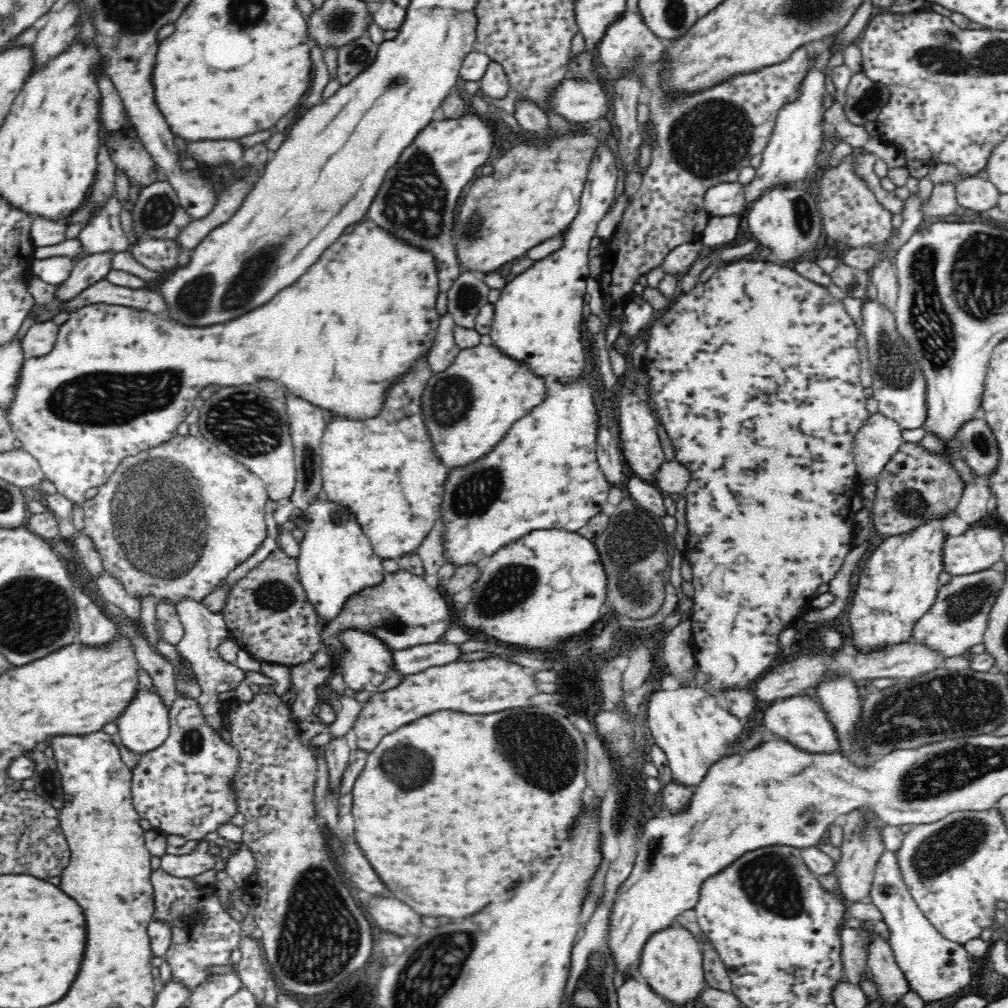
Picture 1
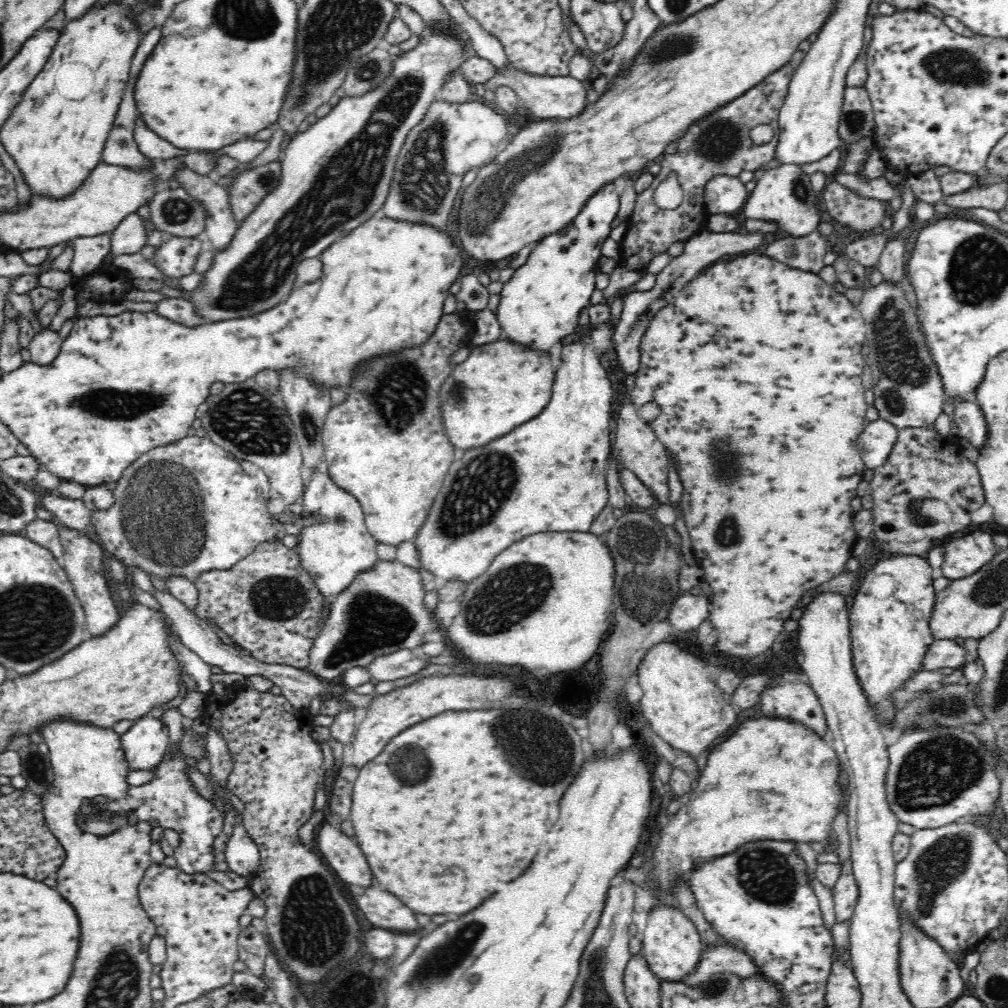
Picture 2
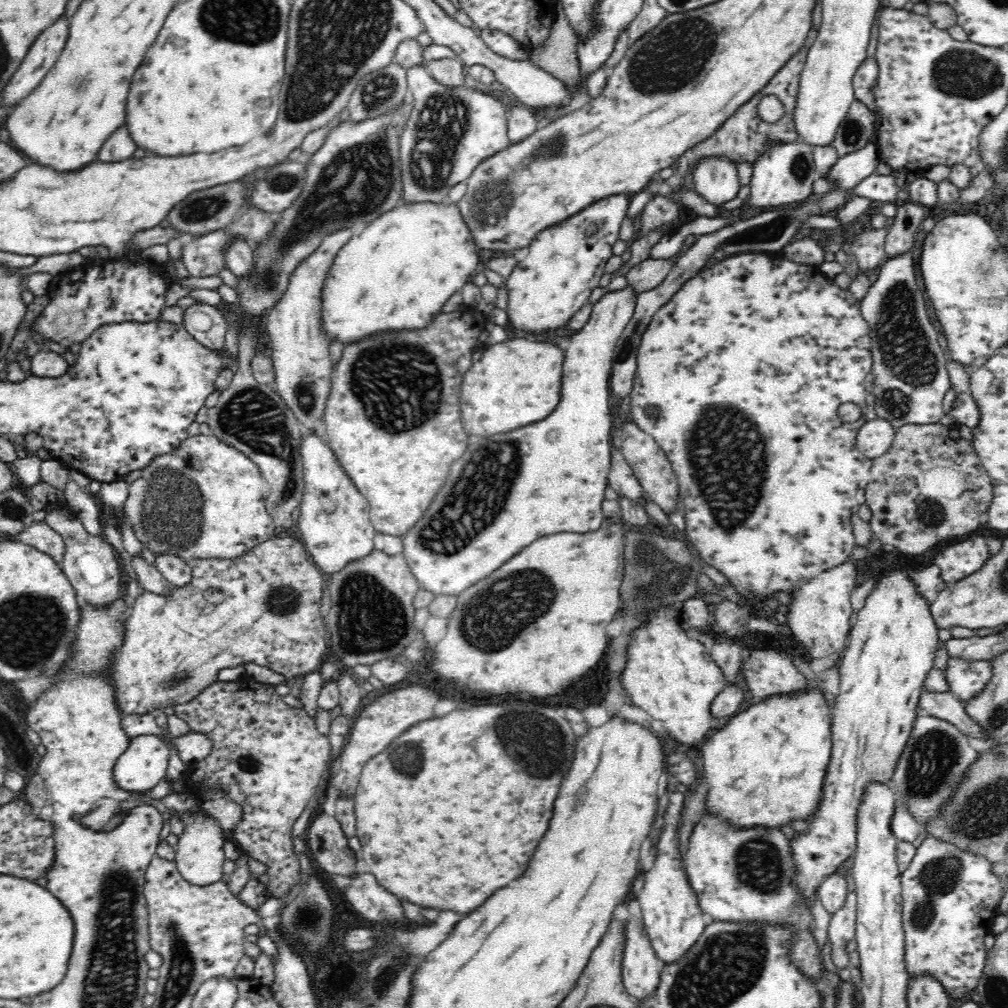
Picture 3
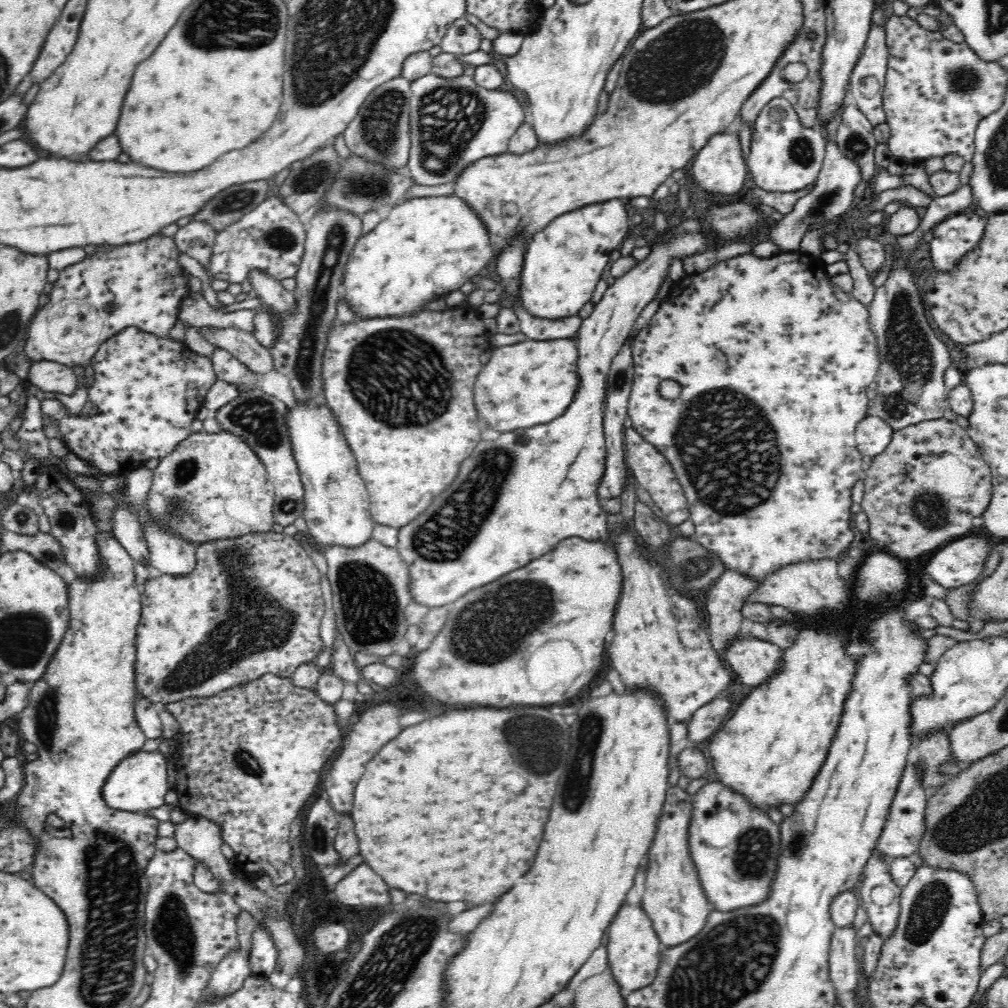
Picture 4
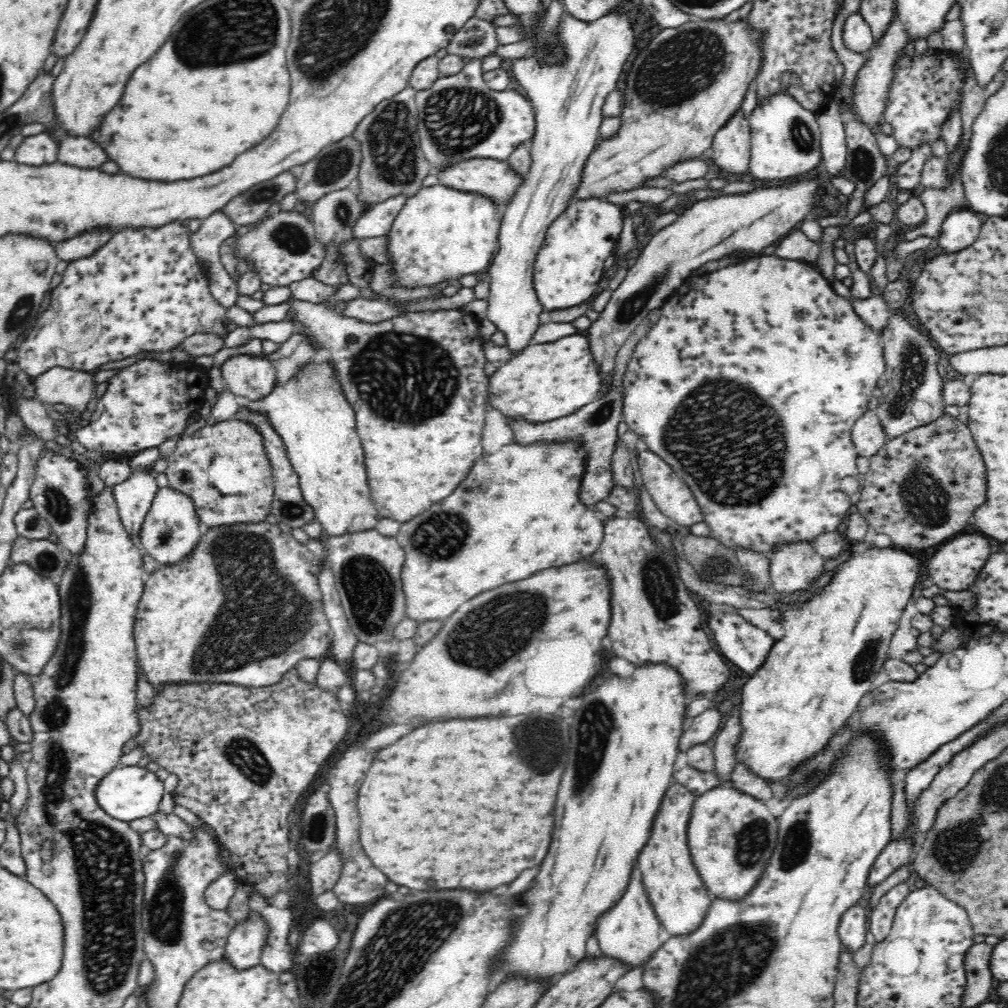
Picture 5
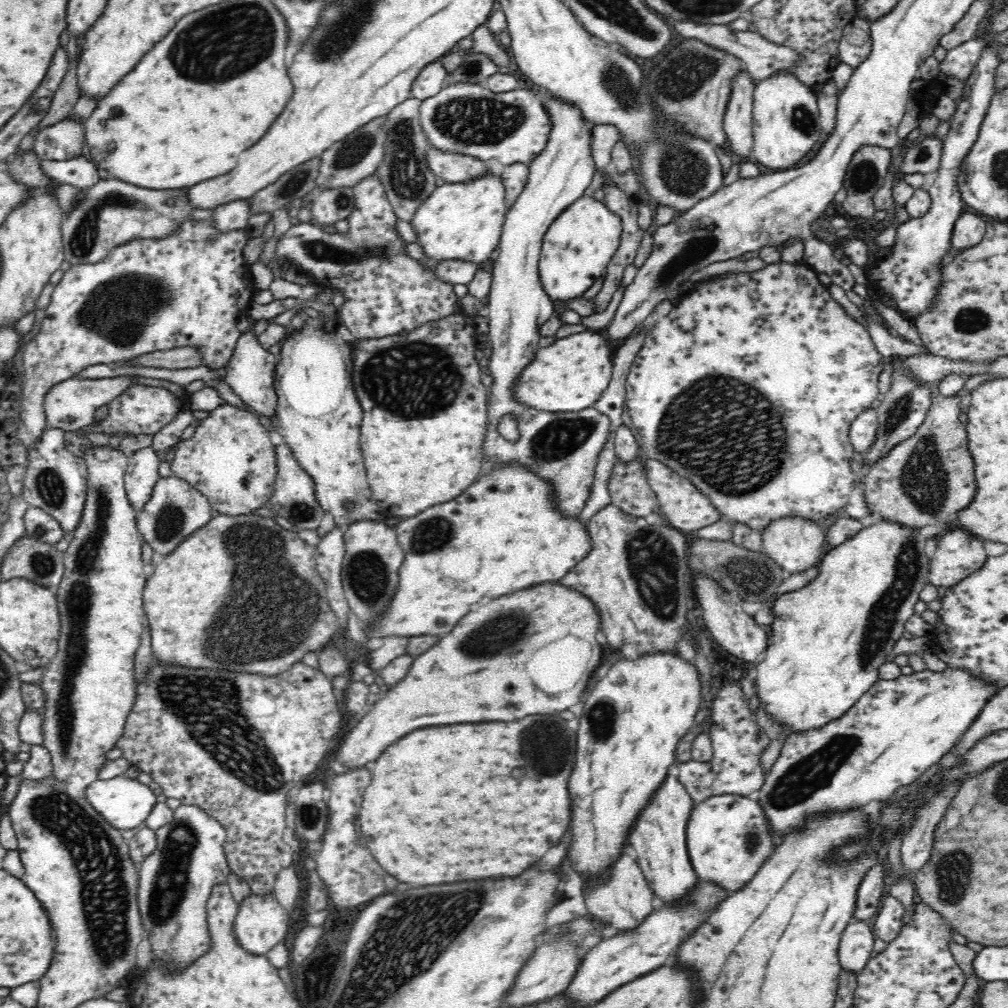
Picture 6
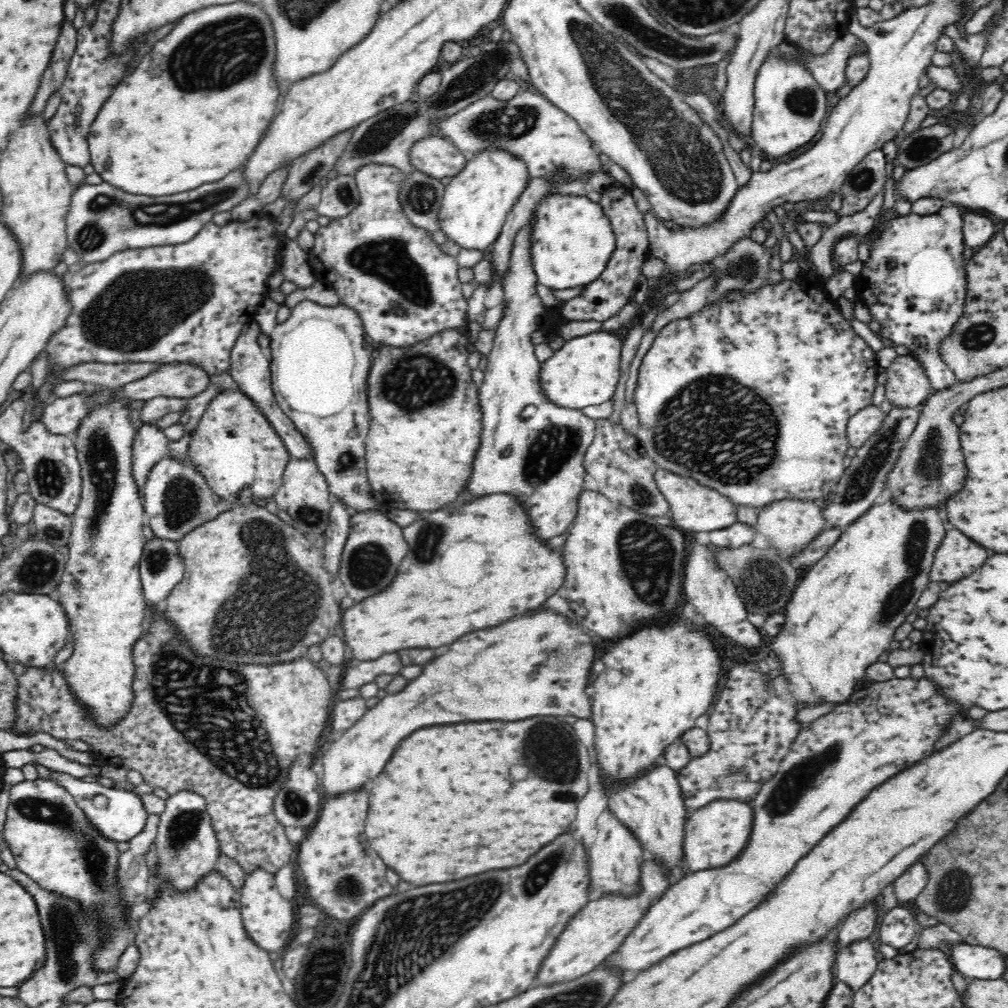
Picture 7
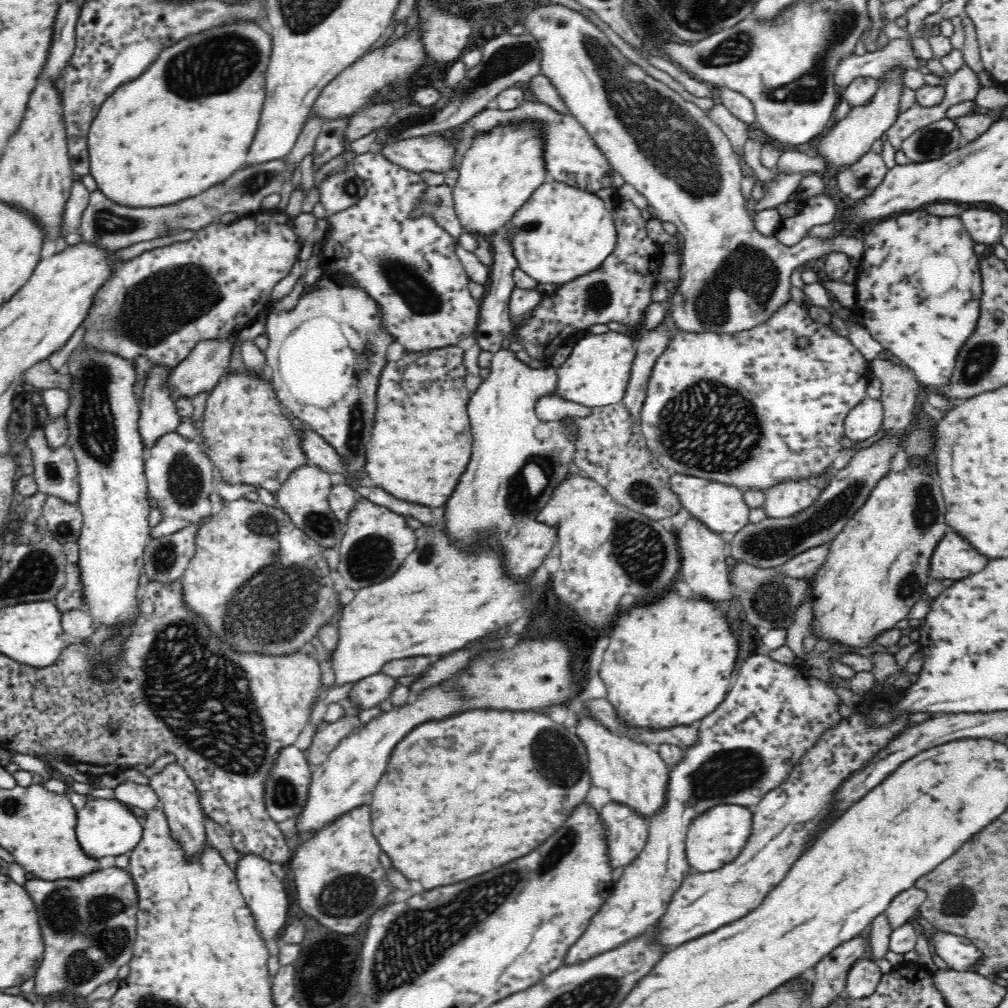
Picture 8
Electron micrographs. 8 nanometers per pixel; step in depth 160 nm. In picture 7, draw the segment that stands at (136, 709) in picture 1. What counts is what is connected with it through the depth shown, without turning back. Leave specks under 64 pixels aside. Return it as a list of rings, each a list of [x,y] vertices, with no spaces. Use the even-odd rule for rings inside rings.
[[[51,771],[53,784],[64,786],[66,792],[70,793],[77,802],[78,807],[84,811],[84,815],[90,820],[90,825],[100,831],[100,835],[106,836],[106,839],[118,842],[130,842],[137,837],[146,824],[148,812],[142,805],[142,799],[132,792],[124,790],[114,790],[114,788],[104,788],[104,786],[93,782],[80,782],[70,773]]]

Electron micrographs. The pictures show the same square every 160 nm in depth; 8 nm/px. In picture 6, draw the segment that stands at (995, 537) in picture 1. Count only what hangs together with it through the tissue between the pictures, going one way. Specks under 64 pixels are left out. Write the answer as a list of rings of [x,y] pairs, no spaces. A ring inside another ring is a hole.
[[[962,530],[948,532],[938,539],[929,564],[929,580],[934,586],[954,587],[986,562],[982,542]]]

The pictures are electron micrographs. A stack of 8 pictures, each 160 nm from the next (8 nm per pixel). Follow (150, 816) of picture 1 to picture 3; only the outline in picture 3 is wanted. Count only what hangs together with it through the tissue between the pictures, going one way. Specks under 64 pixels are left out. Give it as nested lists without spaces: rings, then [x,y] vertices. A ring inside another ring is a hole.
[[[170,810],[168,828],[179,836],[175,850],[175,863],[182,878],[192,884],[208,885],[226,879],[224,870],[224,829],[218,819],[200,810]]]

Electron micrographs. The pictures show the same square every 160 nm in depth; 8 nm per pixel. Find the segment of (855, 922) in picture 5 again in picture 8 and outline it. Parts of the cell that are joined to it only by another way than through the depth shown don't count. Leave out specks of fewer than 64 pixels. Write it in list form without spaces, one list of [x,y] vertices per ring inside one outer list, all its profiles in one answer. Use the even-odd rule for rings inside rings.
[[[870,956],[867,959],[857,960],[847,974],[846,997],[861,999],[870,996],[882,975],[880,968]]]

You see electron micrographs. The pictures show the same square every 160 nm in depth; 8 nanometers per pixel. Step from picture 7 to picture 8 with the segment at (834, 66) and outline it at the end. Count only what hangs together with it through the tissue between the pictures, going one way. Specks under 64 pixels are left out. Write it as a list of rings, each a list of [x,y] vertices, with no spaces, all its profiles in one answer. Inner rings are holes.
[[[897,38],[885,41],[877,51],[863,55],[852,53],[836,69],[835,83],[848,86],[858,77],[870,77],[878,80],[890,67],[918,67],[918,58],[913,55],[909,38]]]

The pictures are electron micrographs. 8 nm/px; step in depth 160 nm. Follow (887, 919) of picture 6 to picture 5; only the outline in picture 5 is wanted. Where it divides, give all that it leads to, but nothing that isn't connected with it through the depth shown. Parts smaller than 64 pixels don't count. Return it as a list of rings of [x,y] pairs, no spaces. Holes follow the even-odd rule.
[[[908,878],[890,887],[880,898],[877,906],[872,910],[870,926],[868,930],[874,936],[876,943],[882,942],[890,932],[894,920],[895,908],[902,902],[902,899],[911,891],[913,879]]]

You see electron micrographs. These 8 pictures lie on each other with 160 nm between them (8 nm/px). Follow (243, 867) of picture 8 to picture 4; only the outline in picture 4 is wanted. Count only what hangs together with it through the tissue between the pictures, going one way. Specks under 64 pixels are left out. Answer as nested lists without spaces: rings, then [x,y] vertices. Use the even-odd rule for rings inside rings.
[[[238,948],[238,950],[231,951],[221,963],[218,963],[206,983],[200,1001],[216,1004],[224,1000],[226,996],[232,996],[241,990],[244,980],[253,974],[249,967],[249,954],[250,952]]]

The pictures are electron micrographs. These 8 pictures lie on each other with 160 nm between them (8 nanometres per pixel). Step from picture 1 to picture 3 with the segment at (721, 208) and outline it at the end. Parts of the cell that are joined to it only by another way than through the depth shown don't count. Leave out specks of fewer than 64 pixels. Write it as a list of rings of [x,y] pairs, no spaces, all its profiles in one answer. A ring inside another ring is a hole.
[[[706,158],[695,169],[696,192],[712,206],[724,206],[736,200],[740,180],[736,165],[725,158]]]

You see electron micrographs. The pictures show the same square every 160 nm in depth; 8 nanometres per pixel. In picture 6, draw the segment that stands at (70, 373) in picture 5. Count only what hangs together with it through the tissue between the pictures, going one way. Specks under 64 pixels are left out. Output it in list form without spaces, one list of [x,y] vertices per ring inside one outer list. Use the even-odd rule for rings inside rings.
[[[130,375],[100,380],[79,380],[73,377],[66,382],[58,383],[45,396],[45,424],[52,429],[60,429],[65,432],[84,429],[92,423],[97,408],[102,405],[108,406],[117,396],[124,394],[130,384],[136,384],[133,378]]]

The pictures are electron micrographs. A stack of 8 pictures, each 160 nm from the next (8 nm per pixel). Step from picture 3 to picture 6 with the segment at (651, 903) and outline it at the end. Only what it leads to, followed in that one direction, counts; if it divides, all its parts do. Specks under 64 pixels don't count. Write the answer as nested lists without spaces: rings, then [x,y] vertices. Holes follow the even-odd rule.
[[[667,775],[630,828],[628,842],[636,852],[637,863],[644,870],[647,883],[664,902],[681,900],[699,880],[687,852],[687,824],[694,805],[684,785],[676,777]]]

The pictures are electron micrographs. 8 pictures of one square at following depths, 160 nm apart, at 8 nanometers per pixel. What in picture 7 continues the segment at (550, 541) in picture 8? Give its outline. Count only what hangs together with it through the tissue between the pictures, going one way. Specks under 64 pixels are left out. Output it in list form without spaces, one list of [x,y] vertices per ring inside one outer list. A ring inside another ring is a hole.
[[[532,223],[518,232],[509,258],[509,272],[506,272],[505,279],[502,280],[506,310],[502,312],[502,320],[496,326],[492,350],[486,355],[488,366],[483,372],[483,381],[478,385],[478,403],[482,411],[482,444],[478,448],[478,460],[474,460],[474,480],[470,480],[466,490],[472,496],[484,492],[484,495],[502,493],[516,497],[528,514],[530,523],[534,524],[536,536],[548,542],[550,539],[558,540],[561,534],[569,530],[576,517],[578,496],[582,492],[585,476],[583,458],[594,438],[594,419],[588,418],[585,411],[558,407],[547,400],[542,391],[539,382],[541,364],[534,355],[530,334],[544,321],[546,306],[542,304],[534,287],[538,282],[530,263],[531,232],[534,232]],[[529,404],[536,406],[537,413],[532,417],[522,417],[522,411]]]

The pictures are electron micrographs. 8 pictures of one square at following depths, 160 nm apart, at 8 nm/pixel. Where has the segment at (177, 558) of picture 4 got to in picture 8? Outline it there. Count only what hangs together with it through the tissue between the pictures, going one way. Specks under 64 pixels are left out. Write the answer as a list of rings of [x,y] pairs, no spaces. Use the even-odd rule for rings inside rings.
[[[177,430],[160,436],[152,448],[147,449],[145,475],[147,492],[154,503],[164,513],[163,520],[150,529],[150,540],[174,534],[188,524],[205,519],[212,514],[210,494],[217,490],[216,470],[205,454],[200,442],[184,438]]]

